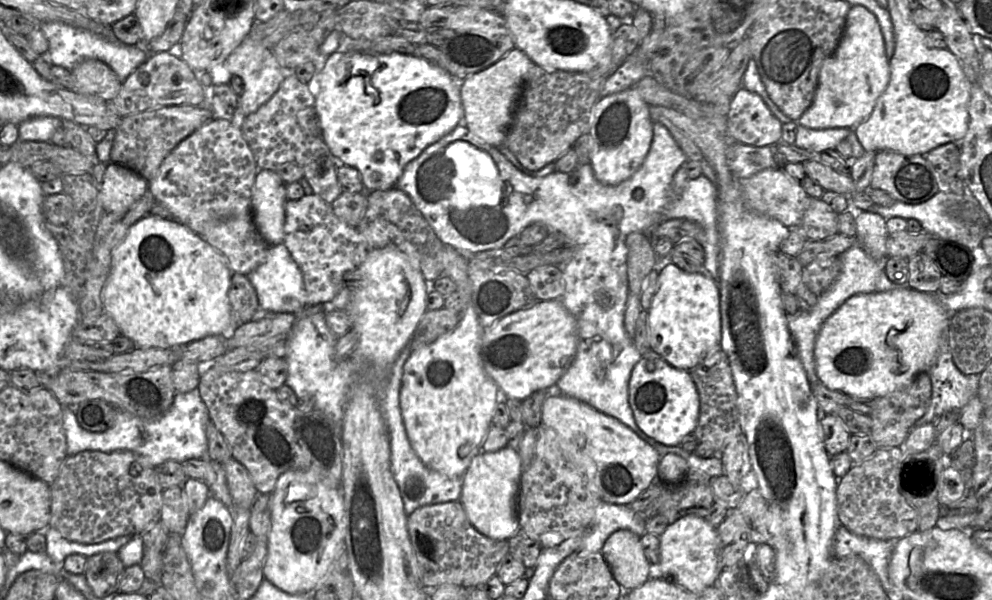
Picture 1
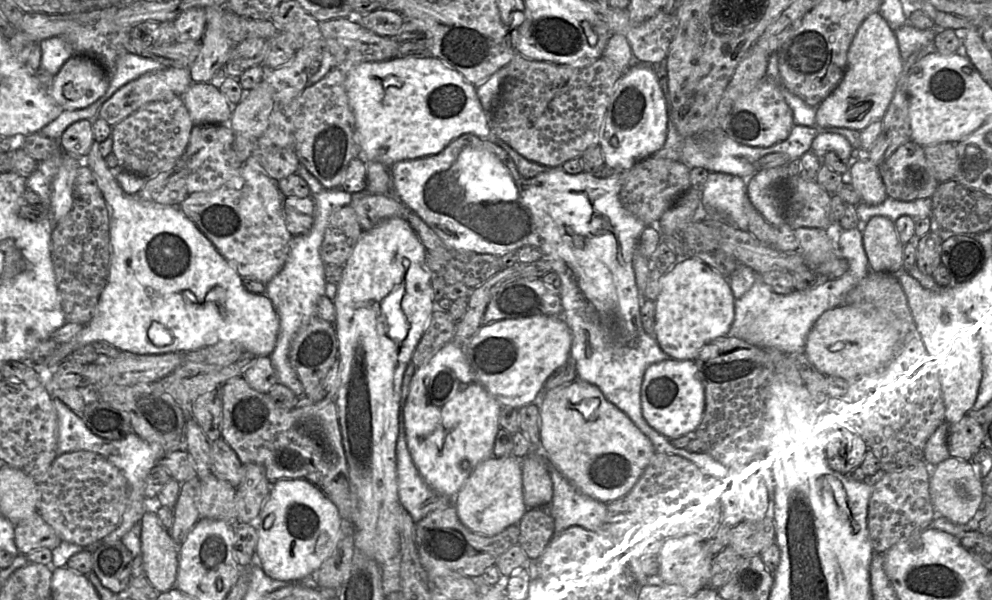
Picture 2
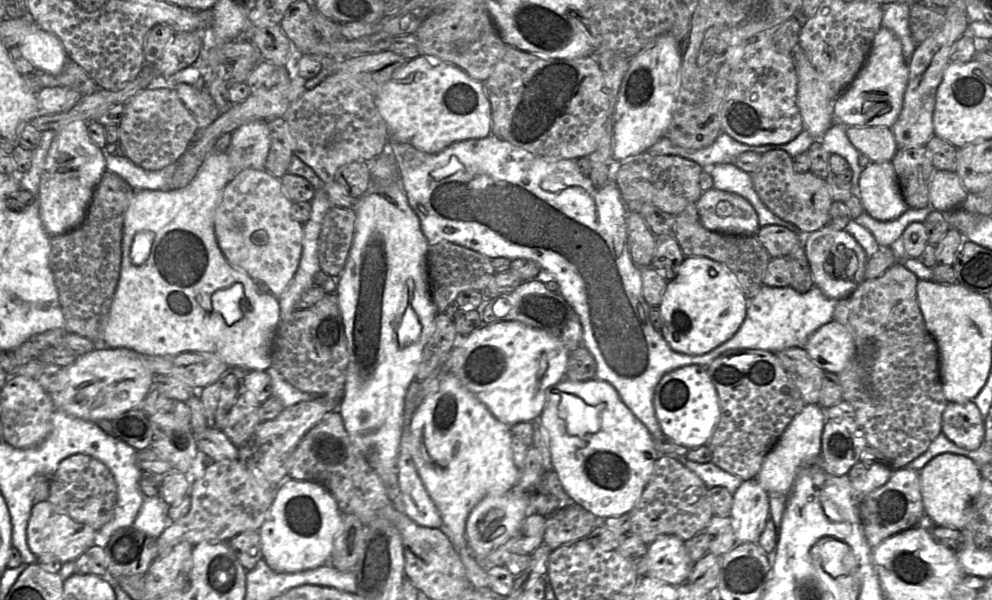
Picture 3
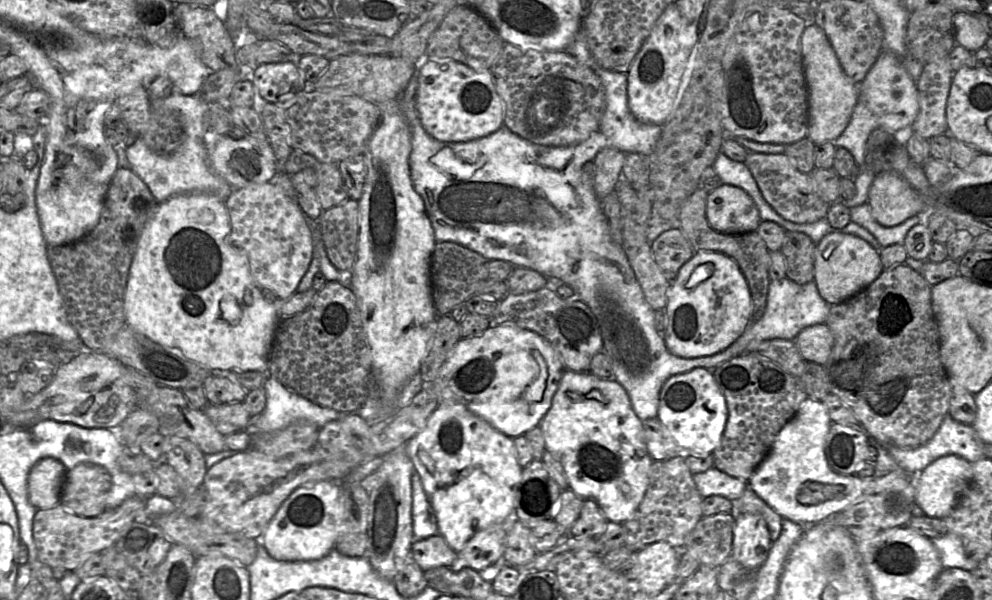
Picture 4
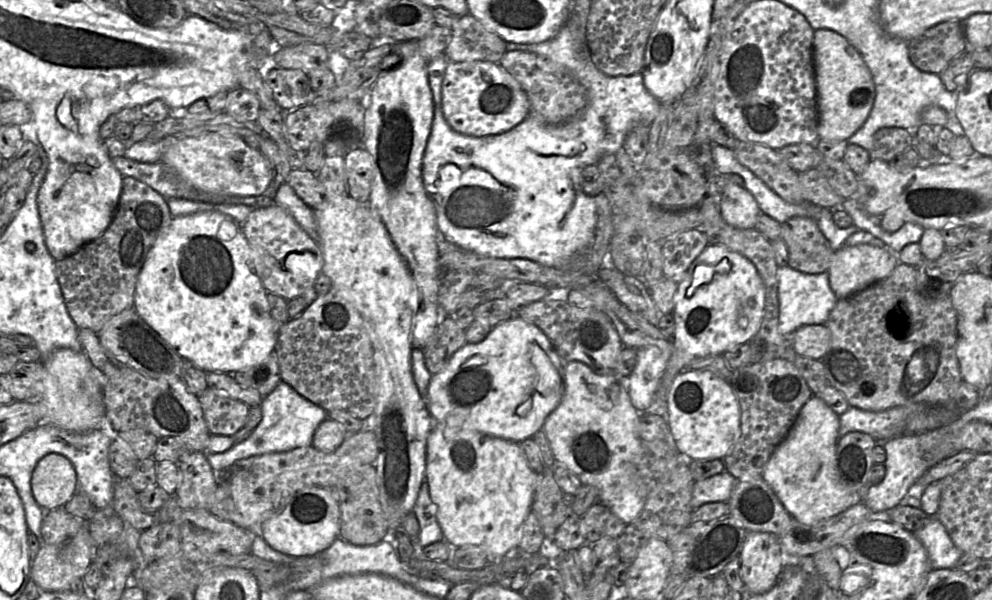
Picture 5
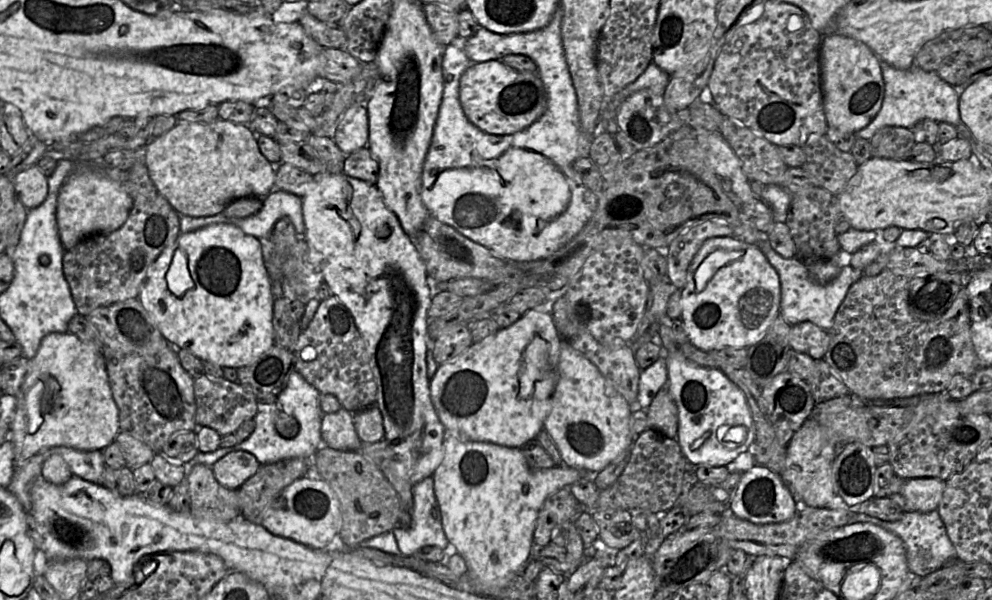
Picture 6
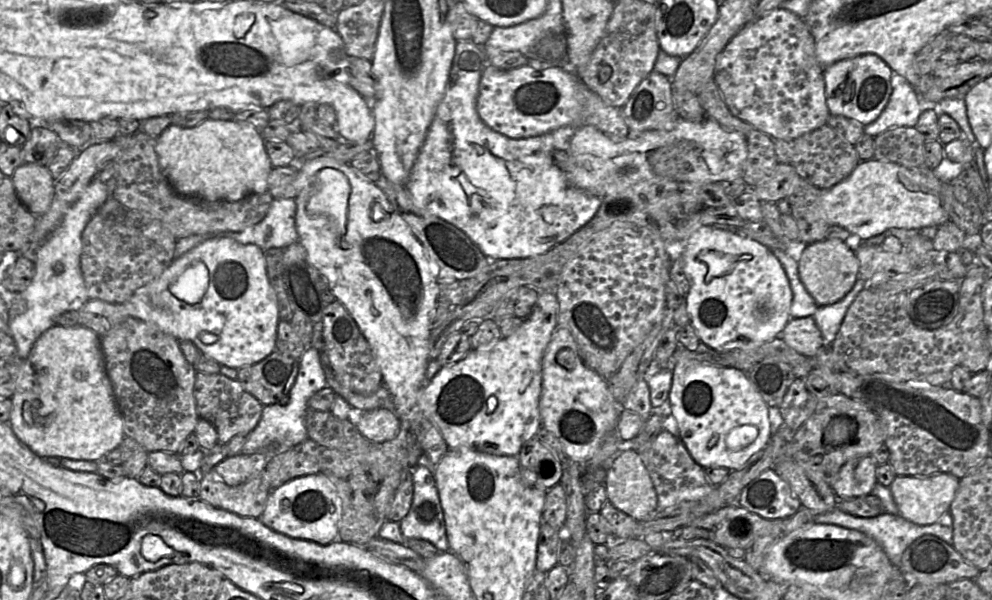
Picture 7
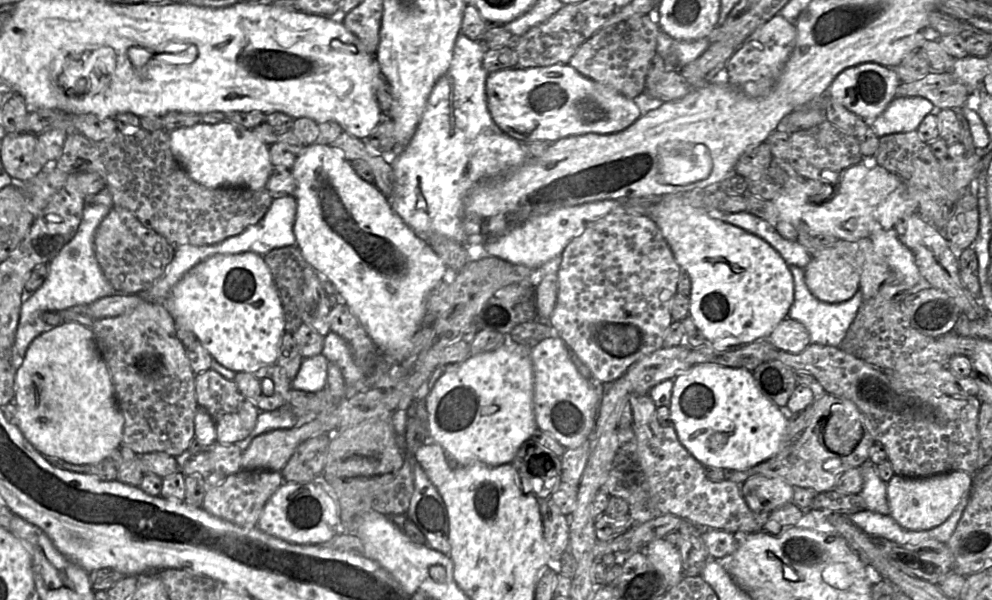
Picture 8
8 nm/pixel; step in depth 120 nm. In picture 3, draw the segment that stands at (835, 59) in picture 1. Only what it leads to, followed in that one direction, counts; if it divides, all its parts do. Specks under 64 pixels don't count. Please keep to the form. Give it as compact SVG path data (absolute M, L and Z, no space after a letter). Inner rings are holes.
M882 26L874 37L868 58L847 89L832 104L834 122L848 127L886 126L891 128L903 107L909 76L908 61L897 36Z

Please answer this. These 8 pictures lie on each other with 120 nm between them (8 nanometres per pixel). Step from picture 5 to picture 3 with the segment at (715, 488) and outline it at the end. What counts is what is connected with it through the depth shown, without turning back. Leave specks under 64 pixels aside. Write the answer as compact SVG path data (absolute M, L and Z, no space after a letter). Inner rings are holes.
M672 454L668 456L678 459L689 470L695 473L708 488L721 486L726 488L731 494L734 494L742 483L742 480L738 476L724 471L711 461L697 463L689 460L685 455Z

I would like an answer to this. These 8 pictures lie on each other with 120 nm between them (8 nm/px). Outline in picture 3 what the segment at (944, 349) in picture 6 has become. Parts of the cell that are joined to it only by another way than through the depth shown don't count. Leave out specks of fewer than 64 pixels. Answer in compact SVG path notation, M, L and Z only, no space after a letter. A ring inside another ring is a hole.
M902 262L881 276L864 280L850 295L837 300L833 320L844 325L853 335L855 354L838 375L842 399L855 410L855 421L876 451L876 460L892 469L906 467L924 453L941 433L942 414L947 404L939 372L939 352L936 341L927 330L917 299L918 278Z

